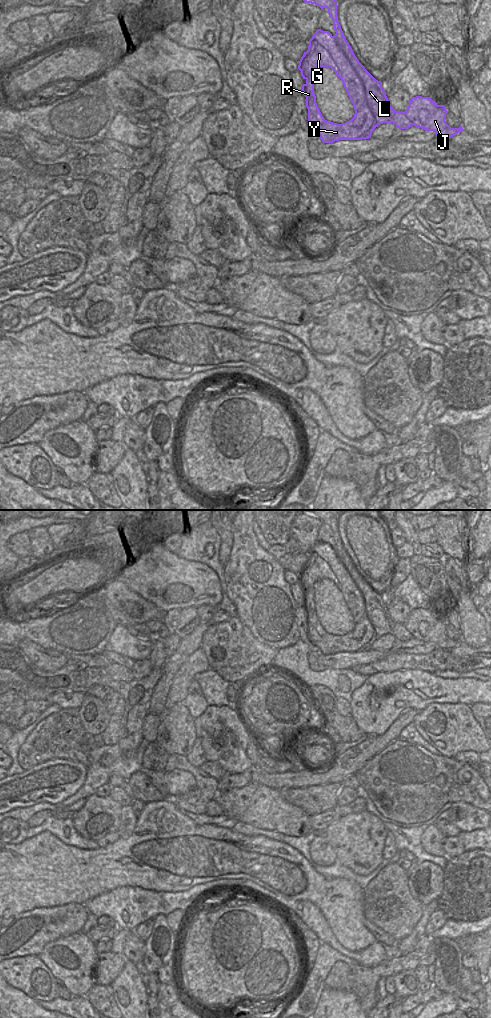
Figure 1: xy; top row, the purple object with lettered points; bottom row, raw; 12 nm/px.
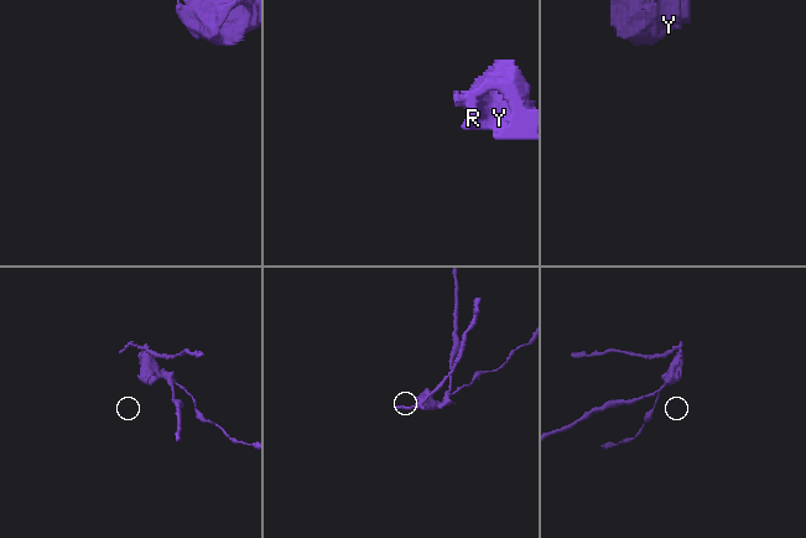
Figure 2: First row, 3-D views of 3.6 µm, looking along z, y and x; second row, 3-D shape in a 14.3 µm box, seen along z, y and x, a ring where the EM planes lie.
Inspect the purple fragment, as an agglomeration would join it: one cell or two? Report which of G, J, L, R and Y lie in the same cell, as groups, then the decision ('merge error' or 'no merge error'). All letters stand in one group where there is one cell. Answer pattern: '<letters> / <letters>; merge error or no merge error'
G L R Y / J; merge error

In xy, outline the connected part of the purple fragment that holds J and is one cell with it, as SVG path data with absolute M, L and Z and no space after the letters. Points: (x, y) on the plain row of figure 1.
M422 608L412 609L404 624L415 639L451 650L463 643L463 640L451 640L445 633L447 625L445 617L437 617L430 609Z

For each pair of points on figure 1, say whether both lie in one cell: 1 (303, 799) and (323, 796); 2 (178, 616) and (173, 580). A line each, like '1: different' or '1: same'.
1: same
2: different

